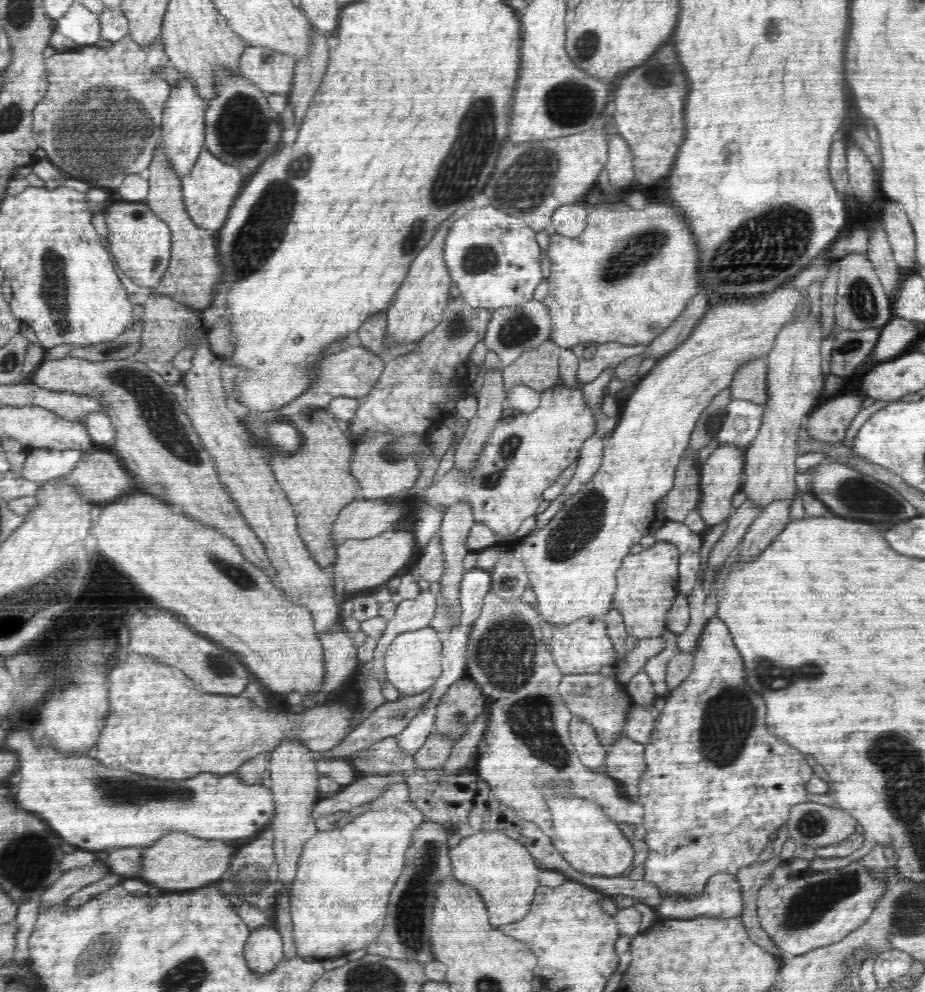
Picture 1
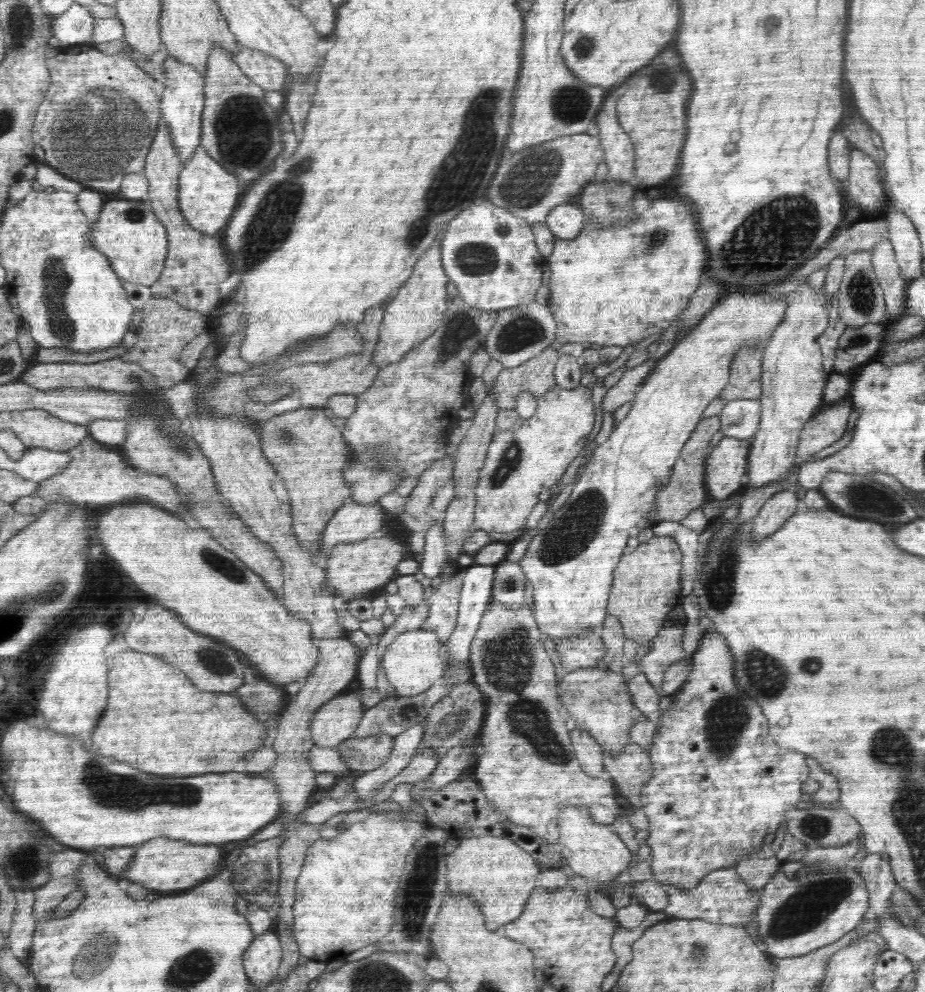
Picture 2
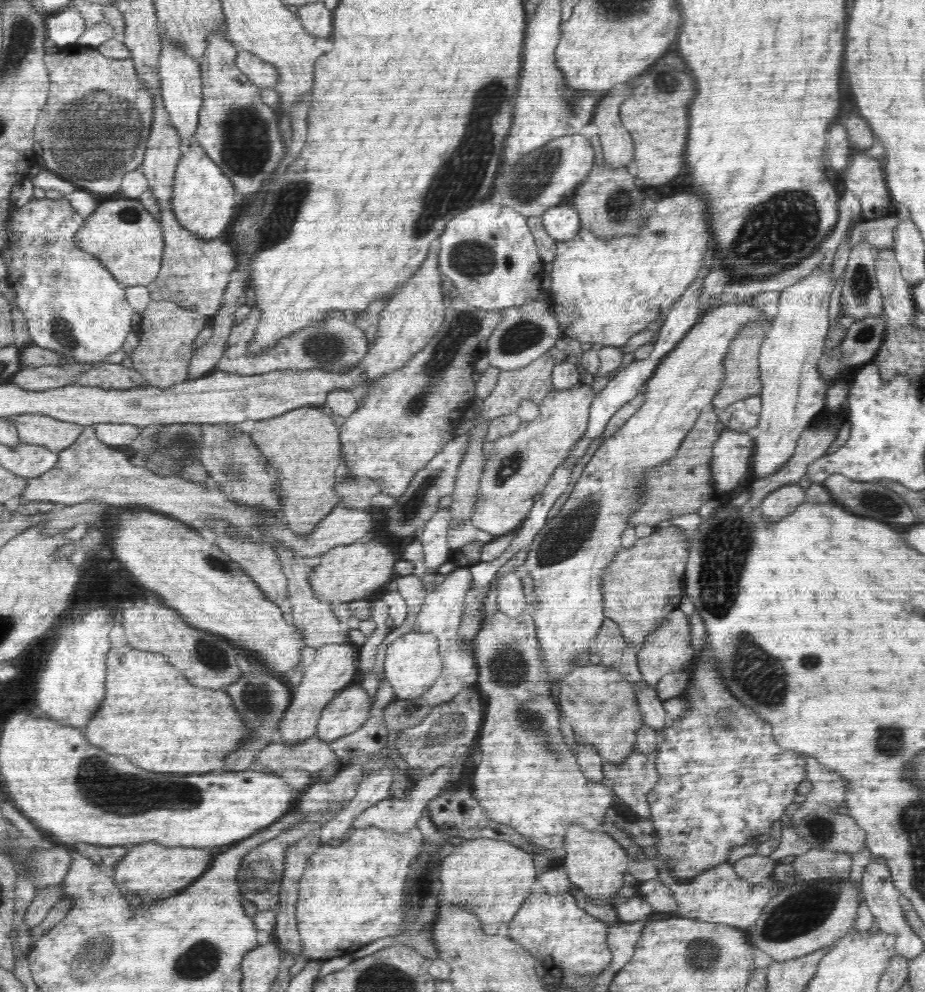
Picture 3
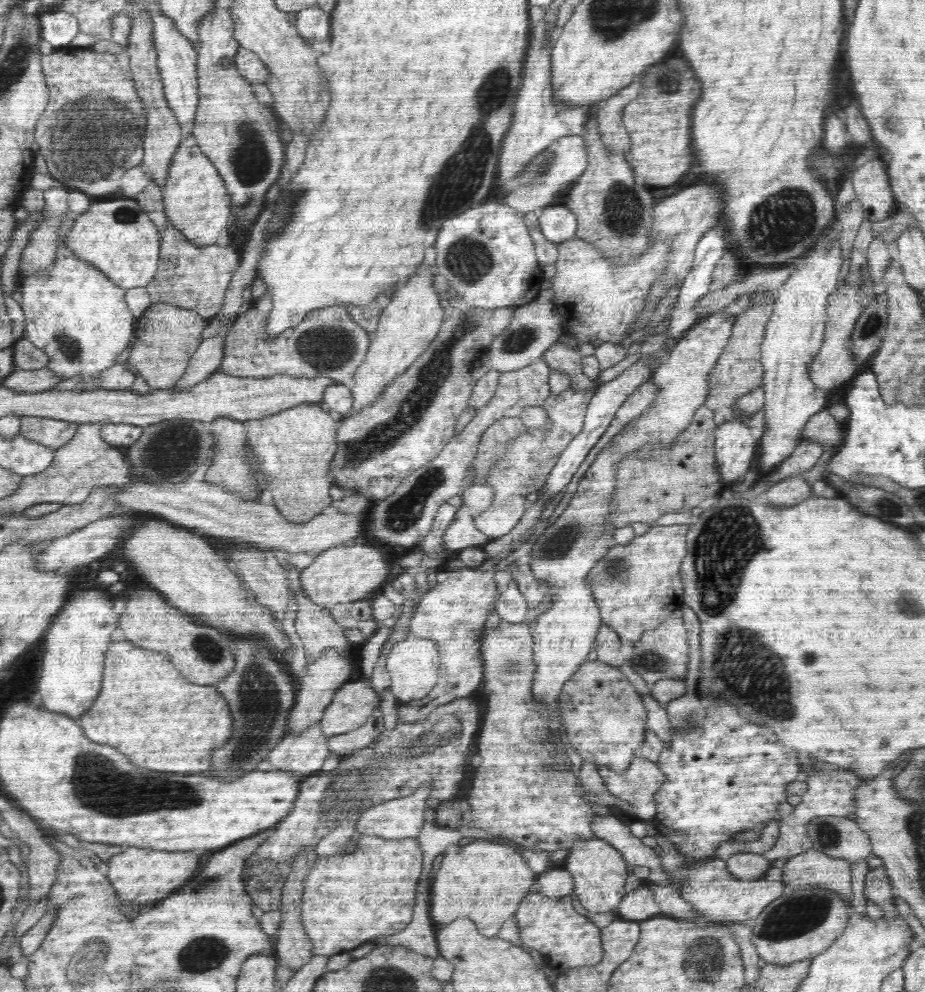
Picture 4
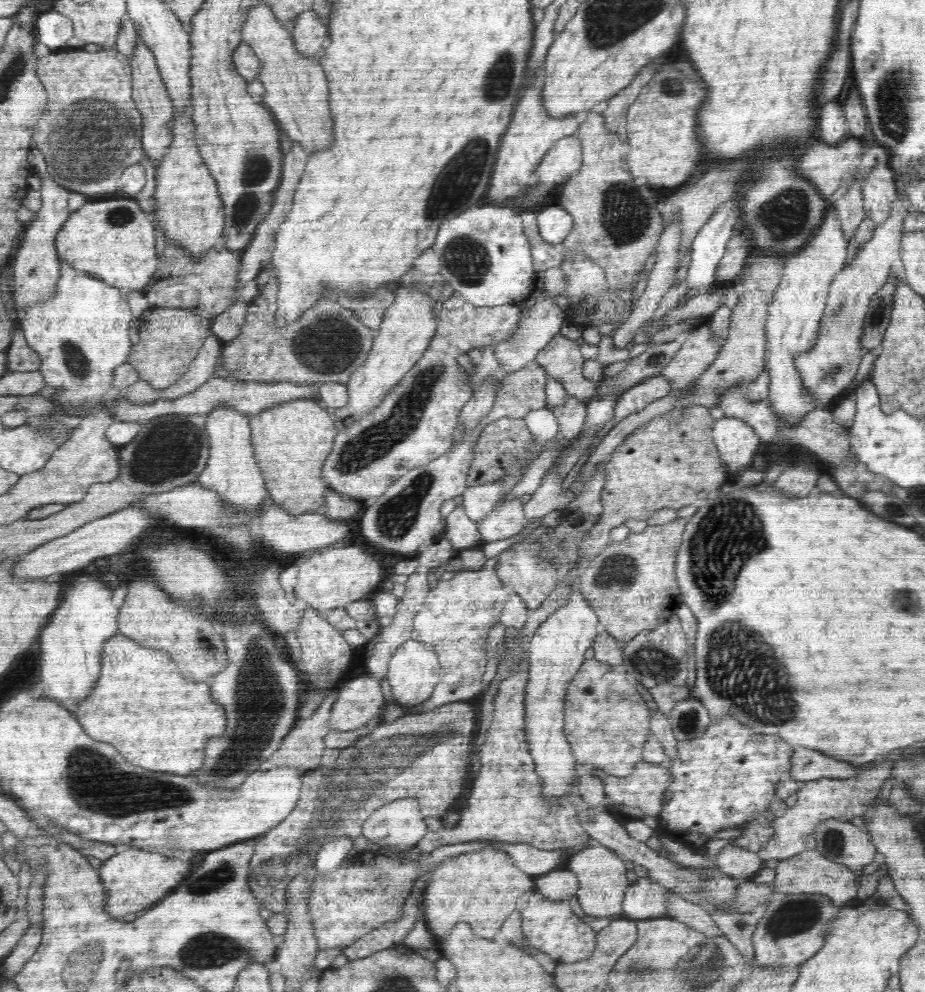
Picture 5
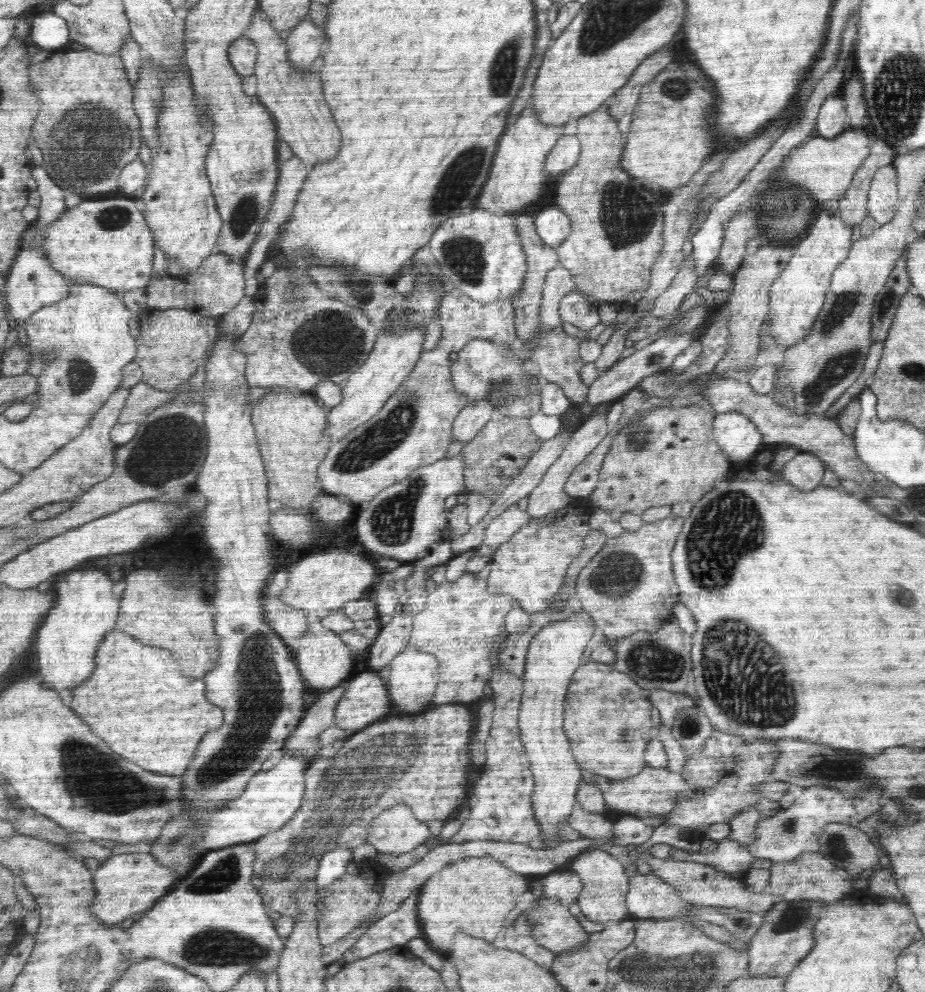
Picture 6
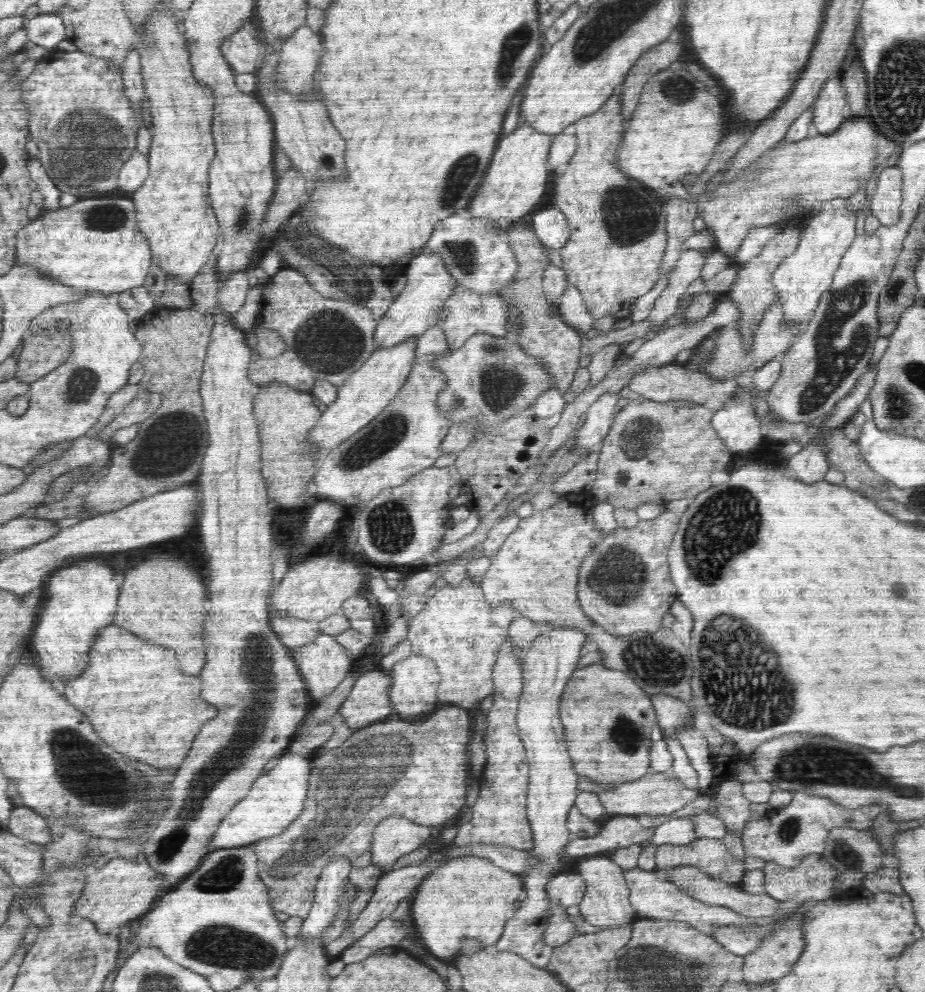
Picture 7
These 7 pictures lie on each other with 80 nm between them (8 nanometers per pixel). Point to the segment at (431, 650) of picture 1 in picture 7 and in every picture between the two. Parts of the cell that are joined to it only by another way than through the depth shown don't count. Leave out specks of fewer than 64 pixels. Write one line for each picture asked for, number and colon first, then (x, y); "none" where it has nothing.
2: (414, 661)
3: (412, 664)
4: (413, 665)
5: (413, 672)
6: (414, 675)
7: (413, 694)

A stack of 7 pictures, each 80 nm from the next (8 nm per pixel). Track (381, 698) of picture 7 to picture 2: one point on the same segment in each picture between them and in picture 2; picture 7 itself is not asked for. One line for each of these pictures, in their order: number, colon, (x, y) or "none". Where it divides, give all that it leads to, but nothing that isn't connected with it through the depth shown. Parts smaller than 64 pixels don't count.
2: (337, 720)
3: (348, 710)
4: (354, 702)
5: (359, 700)
6: (366, 700)

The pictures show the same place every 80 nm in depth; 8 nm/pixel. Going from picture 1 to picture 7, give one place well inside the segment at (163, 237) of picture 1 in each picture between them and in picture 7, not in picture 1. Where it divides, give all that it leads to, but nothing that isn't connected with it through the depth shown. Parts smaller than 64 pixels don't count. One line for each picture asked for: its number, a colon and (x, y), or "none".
2: (128, 233)
3: (121, 234)
4: (115, 236)
5: (113, 240)
6: (104, 242)
7: (94, 244)

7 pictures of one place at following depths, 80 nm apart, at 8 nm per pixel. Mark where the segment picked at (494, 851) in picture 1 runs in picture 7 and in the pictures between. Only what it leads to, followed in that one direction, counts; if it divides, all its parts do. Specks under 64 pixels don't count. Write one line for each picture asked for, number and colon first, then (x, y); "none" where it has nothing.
2: (494, 871)
3: (491, 878)
4: (485, 880)
5: (480, 888)
6: (474, 895)
7: (469, 897)

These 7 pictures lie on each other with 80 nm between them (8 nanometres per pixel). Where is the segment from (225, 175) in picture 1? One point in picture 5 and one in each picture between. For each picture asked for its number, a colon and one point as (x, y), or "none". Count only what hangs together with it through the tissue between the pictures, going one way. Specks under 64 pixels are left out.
2: (208, 194)
3: (203, 199)
4: (196, 203)
5: (182, 181)

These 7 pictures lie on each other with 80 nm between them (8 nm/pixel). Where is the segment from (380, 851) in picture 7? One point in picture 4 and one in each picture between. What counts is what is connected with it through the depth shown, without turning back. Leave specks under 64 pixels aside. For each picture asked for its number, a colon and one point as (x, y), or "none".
4: (402, 817)
5: (400, 823)
6: (396, 831)

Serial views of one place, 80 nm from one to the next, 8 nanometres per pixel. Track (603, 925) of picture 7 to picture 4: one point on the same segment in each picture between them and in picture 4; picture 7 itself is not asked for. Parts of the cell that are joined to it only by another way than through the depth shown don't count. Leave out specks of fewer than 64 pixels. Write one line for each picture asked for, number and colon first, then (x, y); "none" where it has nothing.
4: (598, 868)
5: (601, 873)
6: (603, 899)

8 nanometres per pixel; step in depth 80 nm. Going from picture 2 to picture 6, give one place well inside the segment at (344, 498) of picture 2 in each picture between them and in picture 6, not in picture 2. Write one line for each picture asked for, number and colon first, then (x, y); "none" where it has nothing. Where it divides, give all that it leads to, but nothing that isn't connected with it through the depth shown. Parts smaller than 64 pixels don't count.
3: (303, 445)
4: (293, 448)
5: (291, 441)
6: (290, 427)

